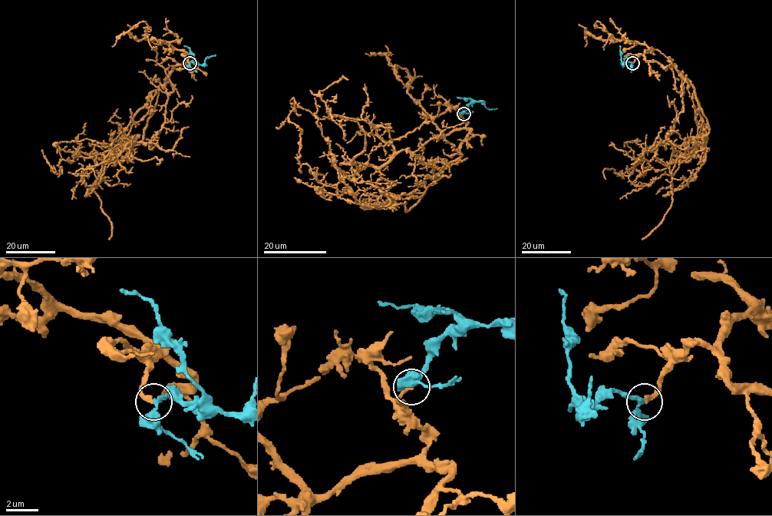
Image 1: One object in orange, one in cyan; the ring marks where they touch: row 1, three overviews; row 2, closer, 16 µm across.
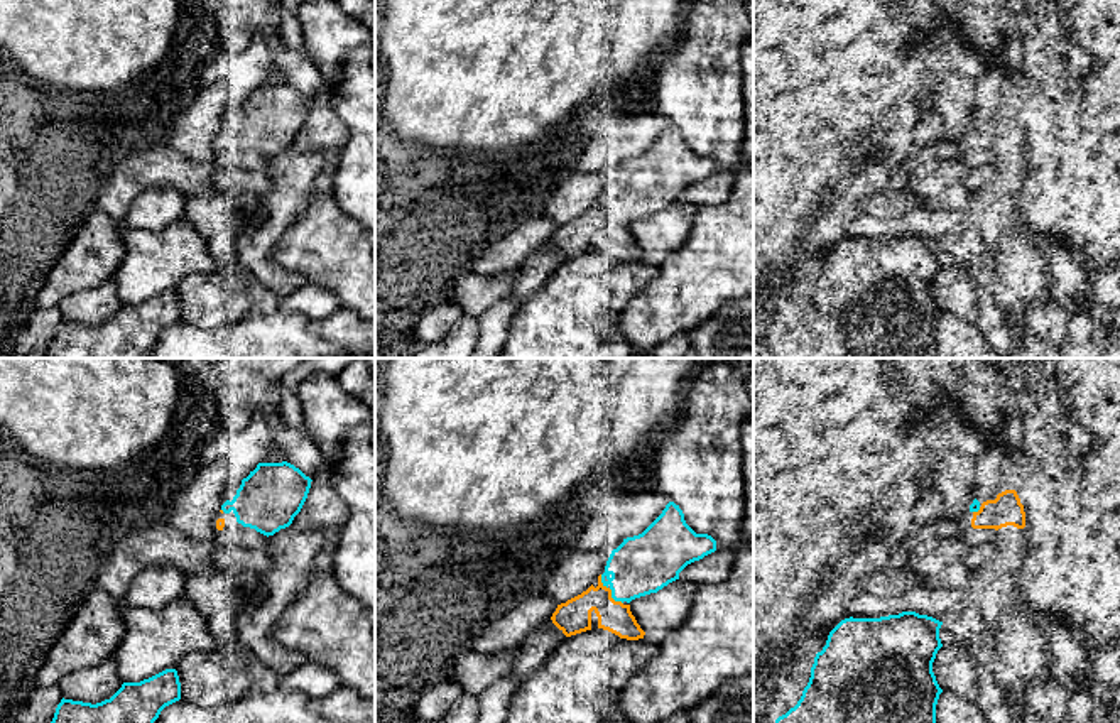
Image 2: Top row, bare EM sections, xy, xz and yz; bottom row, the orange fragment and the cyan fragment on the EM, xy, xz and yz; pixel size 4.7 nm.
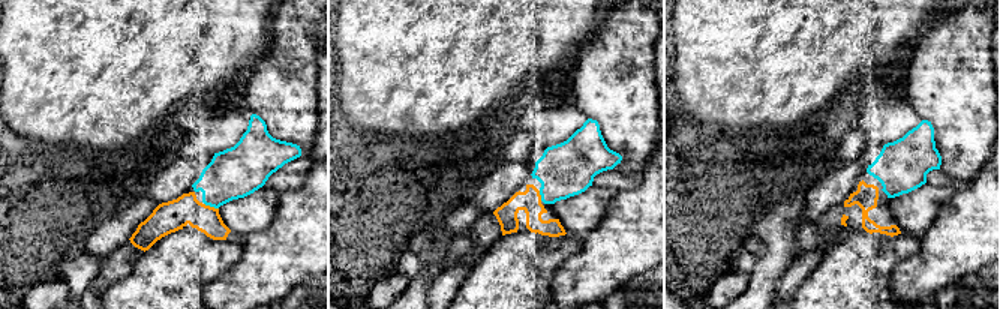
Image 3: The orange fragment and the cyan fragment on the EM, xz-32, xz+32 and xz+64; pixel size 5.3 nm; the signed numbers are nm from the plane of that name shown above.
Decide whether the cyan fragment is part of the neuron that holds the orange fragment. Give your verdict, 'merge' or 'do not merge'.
merge

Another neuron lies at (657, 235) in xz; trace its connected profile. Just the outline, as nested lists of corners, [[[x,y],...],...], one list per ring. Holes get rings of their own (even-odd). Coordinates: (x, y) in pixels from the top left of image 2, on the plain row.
[[[676,201],[657,215],[632,221],[630,233],[645,257],[659,262],[686,243],[698,209],[693,203]]]

